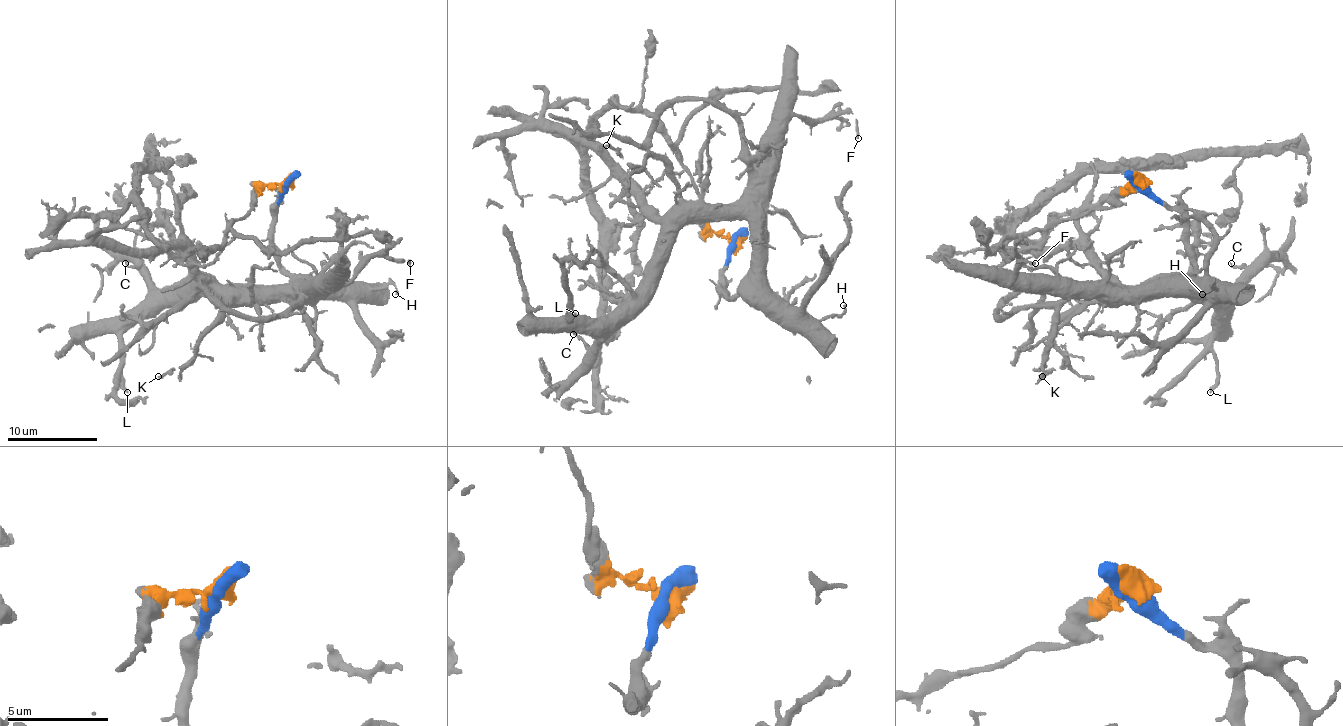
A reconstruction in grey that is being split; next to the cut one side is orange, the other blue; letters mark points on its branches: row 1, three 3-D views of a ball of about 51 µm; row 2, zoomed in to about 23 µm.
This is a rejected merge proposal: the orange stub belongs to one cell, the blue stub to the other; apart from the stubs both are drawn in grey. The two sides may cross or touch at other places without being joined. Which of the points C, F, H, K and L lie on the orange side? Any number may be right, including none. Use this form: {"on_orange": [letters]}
{"on_orange": []}

